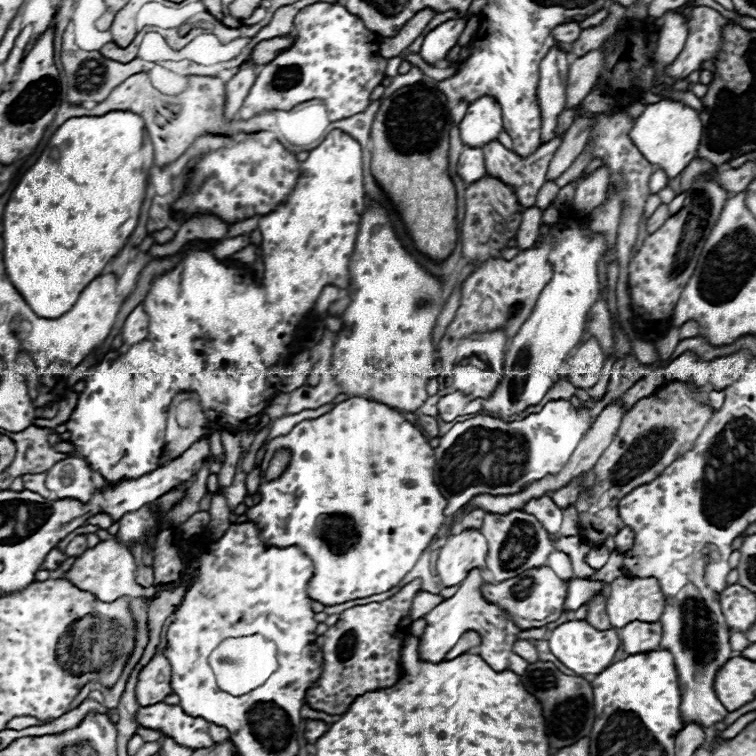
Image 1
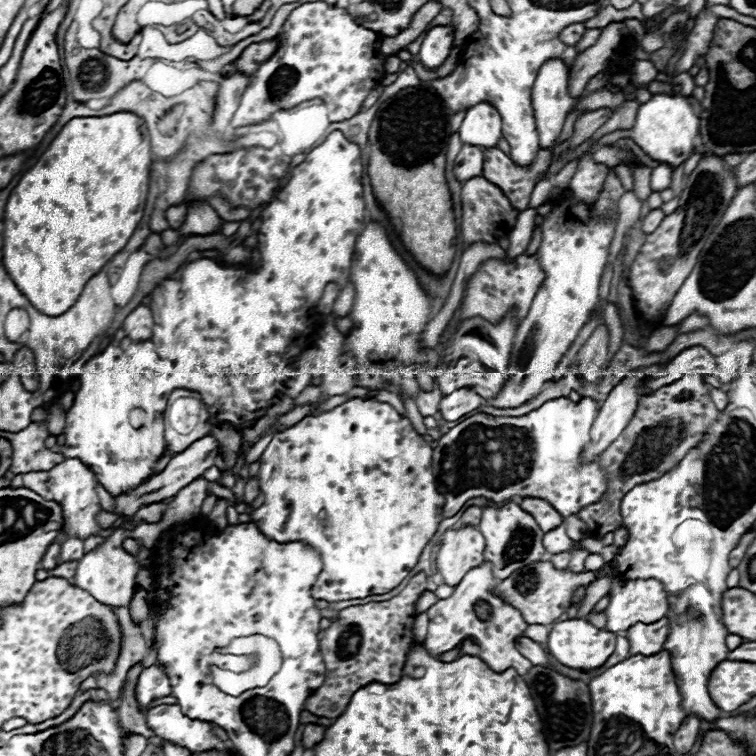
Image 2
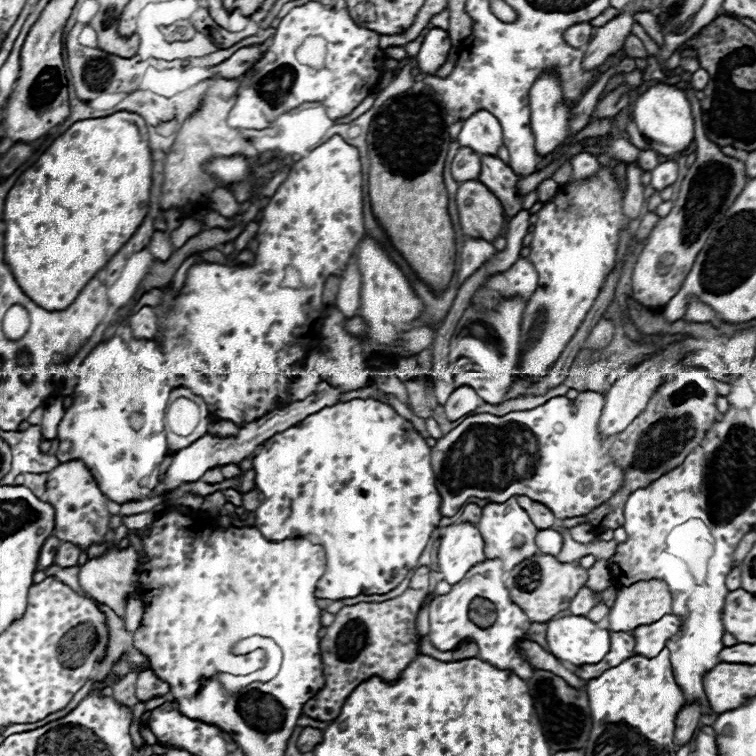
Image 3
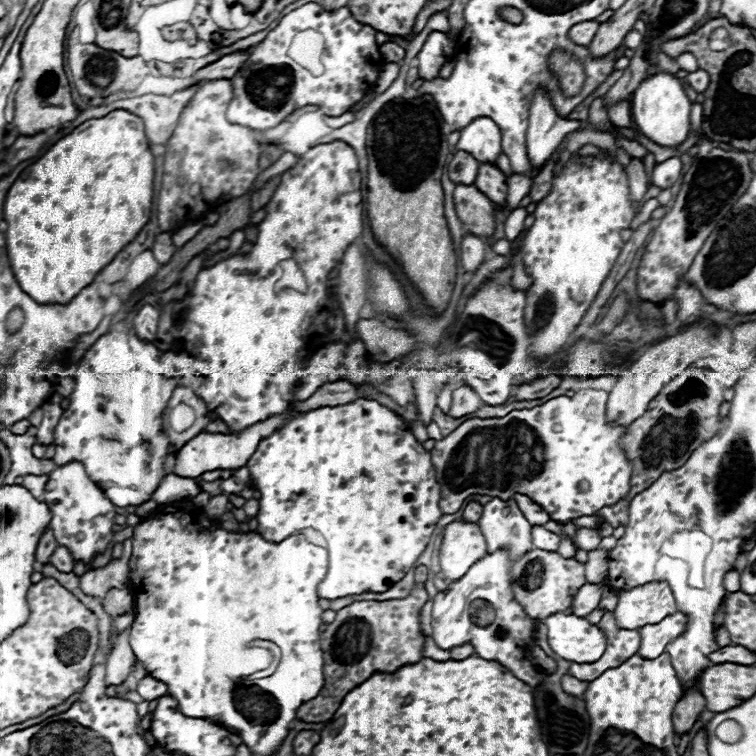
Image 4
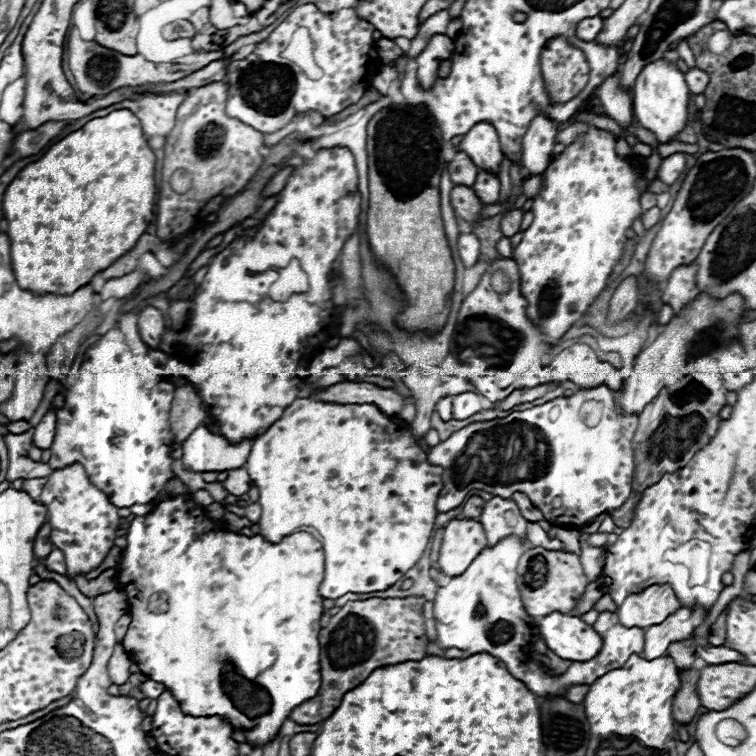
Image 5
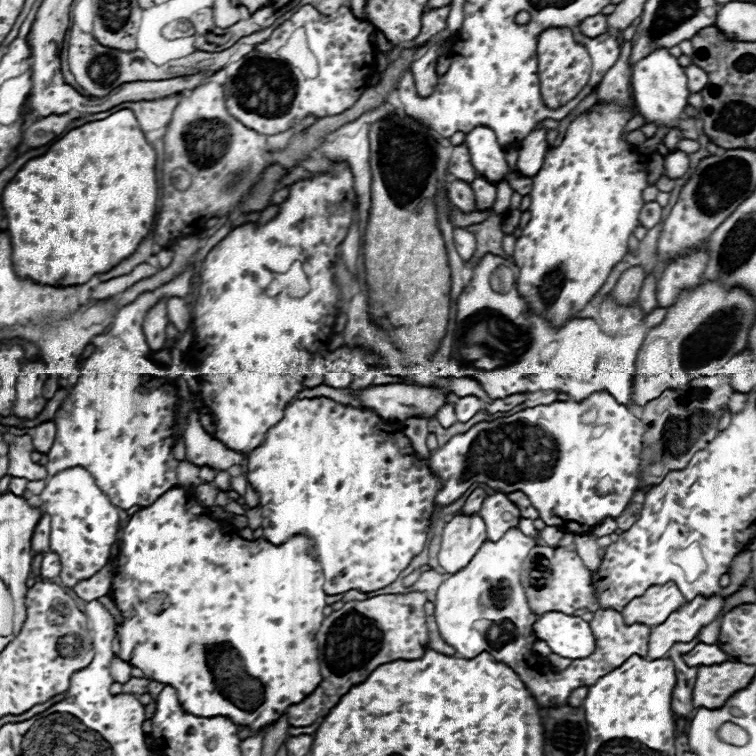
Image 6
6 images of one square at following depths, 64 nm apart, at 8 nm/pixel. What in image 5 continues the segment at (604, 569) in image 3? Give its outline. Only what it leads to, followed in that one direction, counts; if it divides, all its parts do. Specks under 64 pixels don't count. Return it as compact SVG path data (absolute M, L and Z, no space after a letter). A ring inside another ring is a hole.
M582 534L580 538L580 546L582 546L582 556L580 556L580 562L582 562L582 568L588 576L588 580L598 580L598 576L602 574L604 570L604 556L606 556L606 548L592 548L586 544L586 534Z

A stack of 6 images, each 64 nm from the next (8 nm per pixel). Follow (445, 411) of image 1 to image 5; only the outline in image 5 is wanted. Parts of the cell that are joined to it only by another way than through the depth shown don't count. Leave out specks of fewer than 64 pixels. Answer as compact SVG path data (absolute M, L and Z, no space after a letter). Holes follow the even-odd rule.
M462 392L462 394L456 394L452 398L454 398L452 414L456 420L464 420L464 418L482 410L482 398L476 392Z

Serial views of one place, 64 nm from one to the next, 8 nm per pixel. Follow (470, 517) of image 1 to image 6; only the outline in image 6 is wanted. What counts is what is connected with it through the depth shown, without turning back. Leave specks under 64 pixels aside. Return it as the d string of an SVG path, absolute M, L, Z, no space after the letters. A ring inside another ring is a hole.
M480 488L474 490L474 492L466 498L466 504L464 504L464 508L462 508L462 514L478 514L478 510L482 508L484 498L486 498L484 490L480 490Z

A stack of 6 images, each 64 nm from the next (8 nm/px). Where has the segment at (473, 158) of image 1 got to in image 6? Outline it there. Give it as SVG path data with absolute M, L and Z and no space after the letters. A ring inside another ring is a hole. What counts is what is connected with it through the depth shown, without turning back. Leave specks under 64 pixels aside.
M454 146L452 148L452 160L450 160L448 172L454 180L464 180L468 184L472 184L472 180L478 176L476 168L470 162L470 154L468 154L466 146Z

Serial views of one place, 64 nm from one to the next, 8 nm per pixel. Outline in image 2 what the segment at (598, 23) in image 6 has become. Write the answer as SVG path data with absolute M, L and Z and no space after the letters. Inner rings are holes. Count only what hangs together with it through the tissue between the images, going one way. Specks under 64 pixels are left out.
M570 24L568 28L564 28L564 30L560 30L560 40L564 40L564 44L568 44L568 46L574 46L580 38L582 38L582 34L586 32L586 28L584 28L584 24Z

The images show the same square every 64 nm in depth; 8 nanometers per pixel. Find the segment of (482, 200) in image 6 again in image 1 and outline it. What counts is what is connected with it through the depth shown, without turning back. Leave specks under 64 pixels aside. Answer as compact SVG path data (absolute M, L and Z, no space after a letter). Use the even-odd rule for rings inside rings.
M554 138L554 140L550 140L548 144L542 144L542 146L540 146L534 154L530 154L530 156L522 158L522 156L518 156L514 150L504 148L498 140L492 140L492 142L488 142L488 144L484 144L484 146L482 146L484 160L486 160L486 172L488 172L490 176L500 178L502 182L506 182L506 184L514 186L516 196L518 196L518 200L520 200L520 204L522 204L522 206L526 206L526 208L530 208L530 206L534 206L534 204L536 204L536 196L538 196L538 192L540 192L542 184L546 182L548 164L550 164L550 160L552 160L552 156L554 156L556 148L560 146L560 142L562 142L562 138Z

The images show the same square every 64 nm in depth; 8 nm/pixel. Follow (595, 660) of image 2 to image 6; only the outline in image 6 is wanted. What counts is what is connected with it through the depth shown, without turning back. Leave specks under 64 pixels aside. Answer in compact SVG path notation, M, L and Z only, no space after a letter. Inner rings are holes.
M546 612L536 620L534 632L550 646L554 654L562 658L586 658L596 648L596 638L590 630L590 624L584 622L580 616Z

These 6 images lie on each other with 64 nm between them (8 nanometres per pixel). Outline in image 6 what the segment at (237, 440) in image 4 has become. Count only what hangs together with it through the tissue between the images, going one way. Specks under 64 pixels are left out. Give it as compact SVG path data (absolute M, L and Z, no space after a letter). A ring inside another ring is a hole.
M194 412L190 416L190 422L184 430L184 444L186 444L186 460L196 464L198 468L210 466L214 470L228 470L230 466L242 464L246 460L244 452L236 452L220 444L214 436L210 436Z

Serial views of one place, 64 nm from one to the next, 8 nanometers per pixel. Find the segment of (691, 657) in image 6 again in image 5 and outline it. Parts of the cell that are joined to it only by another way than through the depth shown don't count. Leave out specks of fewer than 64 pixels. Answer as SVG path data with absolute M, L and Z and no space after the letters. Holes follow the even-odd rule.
M710 646L710 648L698 648L696 650L696 656L702 658L704 662L708 664L724 664L724 660L740 660L740 662L746 662L746 658L732 650L732 648L726 648L726 646Z

